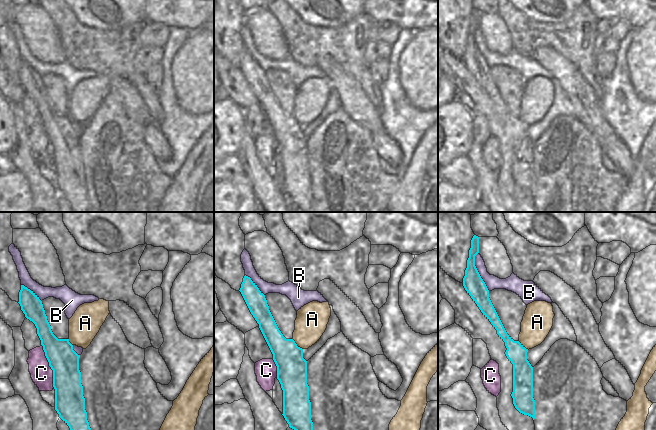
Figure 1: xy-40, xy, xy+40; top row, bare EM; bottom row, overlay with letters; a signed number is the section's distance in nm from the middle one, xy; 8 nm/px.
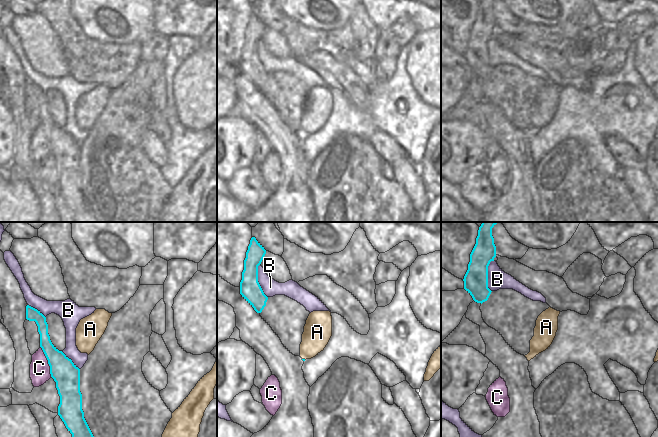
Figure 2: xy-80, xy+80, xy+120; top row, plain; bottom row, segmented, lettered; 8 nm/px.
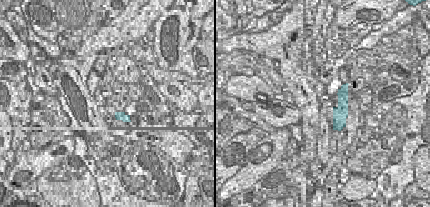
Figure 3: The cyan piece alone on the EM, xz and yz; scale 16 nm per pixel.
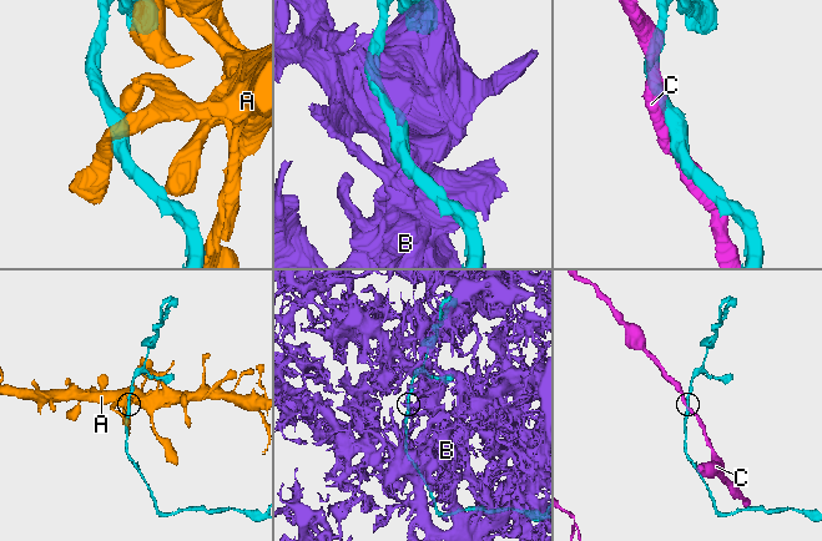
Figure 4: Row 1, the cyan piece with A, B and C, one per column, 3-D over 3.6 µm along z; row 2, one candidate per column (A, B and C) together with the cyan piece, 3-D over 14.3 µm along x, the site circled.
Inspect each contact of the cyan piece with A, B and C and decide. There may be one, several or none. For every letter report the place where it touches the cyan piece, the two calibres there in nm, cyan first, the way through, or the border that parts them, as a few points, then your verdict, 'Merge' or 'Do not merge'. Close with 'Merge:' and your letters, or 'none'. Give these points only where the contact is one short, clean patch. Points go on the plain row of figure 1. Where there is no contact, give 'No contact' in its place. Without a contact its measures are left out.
A: Touches cyan at xy (296, 121). Thickness 240 nm (cyan) against 260 nm. Do not merge
B: Touches cyan at xy+40 (477, 47). Thickness 160 nm (cyan) against 120 nm. Do not merge
C: Touches cyan at xy-40 (49, 141). Thickness 240 nm (cyan) against 180 nm. Do not merge
Merge: none.

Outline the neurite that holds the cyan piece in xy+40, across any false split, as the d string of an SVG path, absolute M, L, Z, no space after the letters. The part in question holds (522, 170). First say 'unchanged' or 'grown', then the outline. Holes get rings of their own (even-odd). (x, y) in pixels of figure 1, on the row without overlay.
unchanged | M479 13L471 16L467 44L463 54L463 62L483 91L497 106L499 113L505 118L505 130L513 140L513 180L522 190L535 195L535 176L533 174L533 143L527 136L526 125L519 117L514 117L506 108L490 74L489 66L481 54L476 42L475 32L479 29Z

